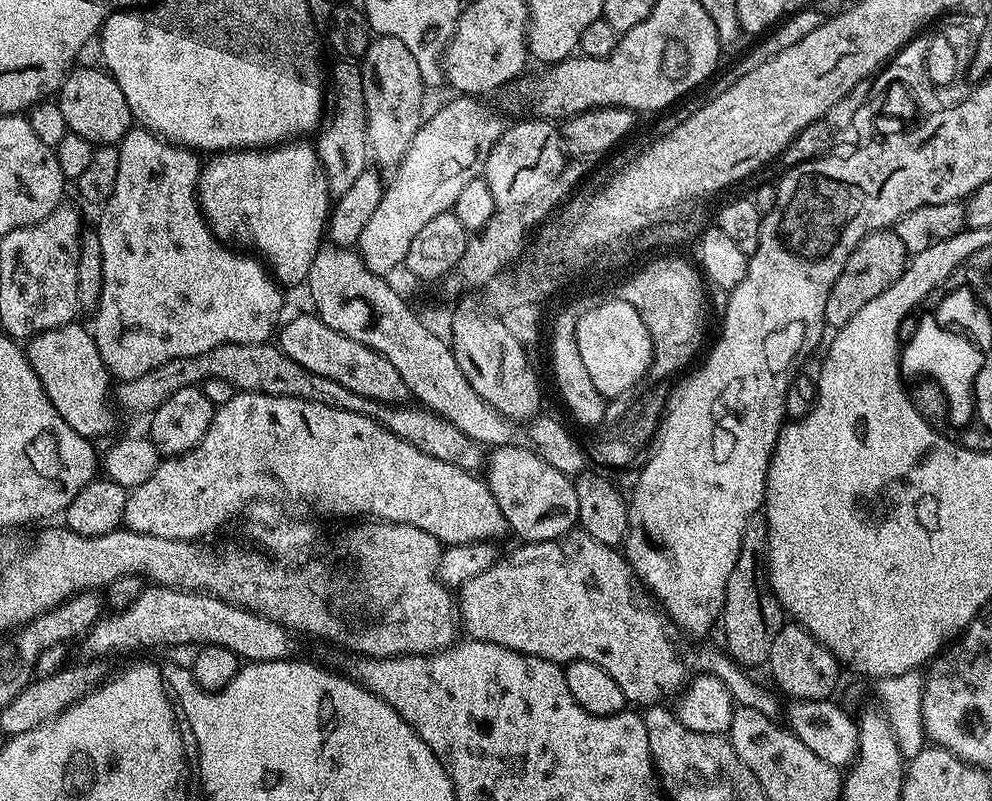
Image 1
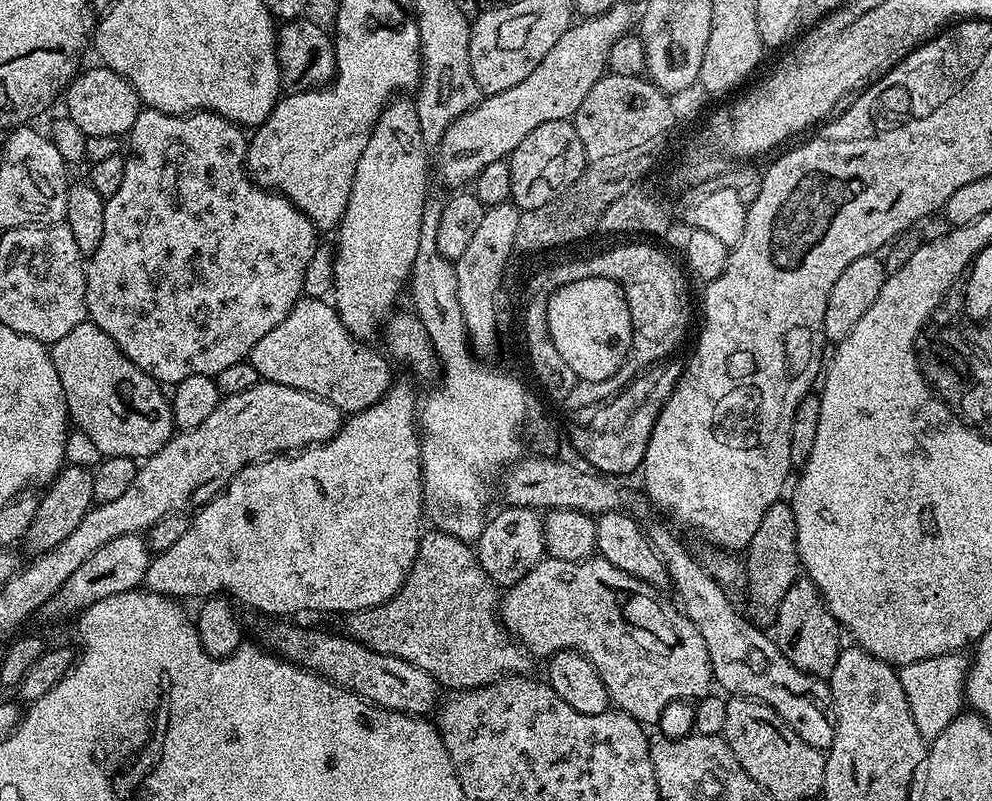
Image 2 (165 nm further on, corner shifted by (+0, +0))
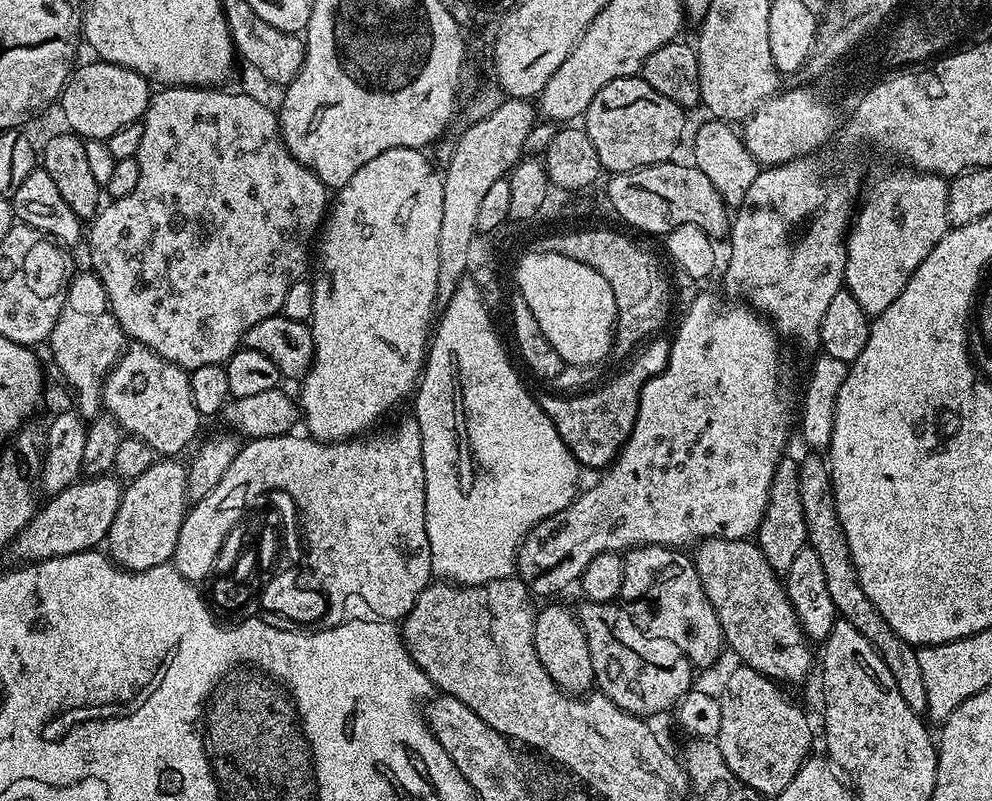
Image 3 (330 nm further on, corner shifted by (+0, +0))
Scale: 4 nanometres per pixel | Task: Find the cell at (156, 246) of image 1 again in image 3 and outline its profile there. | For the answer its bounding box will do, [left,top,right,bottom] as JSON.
[86,86,330,370]

